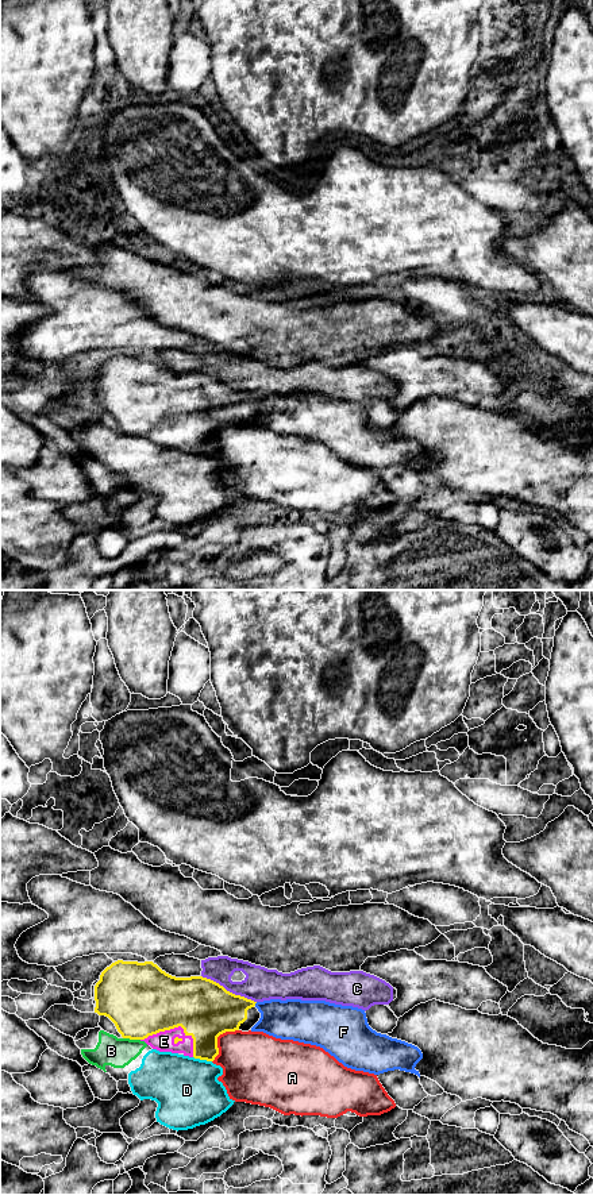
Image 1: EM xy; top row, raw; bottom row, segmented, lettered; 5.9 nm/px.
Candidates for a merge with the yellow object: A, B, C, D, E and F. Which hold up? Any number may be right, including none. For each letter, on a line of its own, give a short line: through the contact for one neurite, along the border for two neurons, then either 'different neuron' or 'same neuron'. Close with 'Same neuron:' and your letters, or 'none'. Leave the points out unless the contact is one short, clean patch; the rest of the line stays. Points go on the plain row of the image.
A: different neuron
B: line xy (123, 432), (139, 435); different neuron
C: different neuron
D: different neuron
E: same neuron
F: different neuron
Same neuron: E

